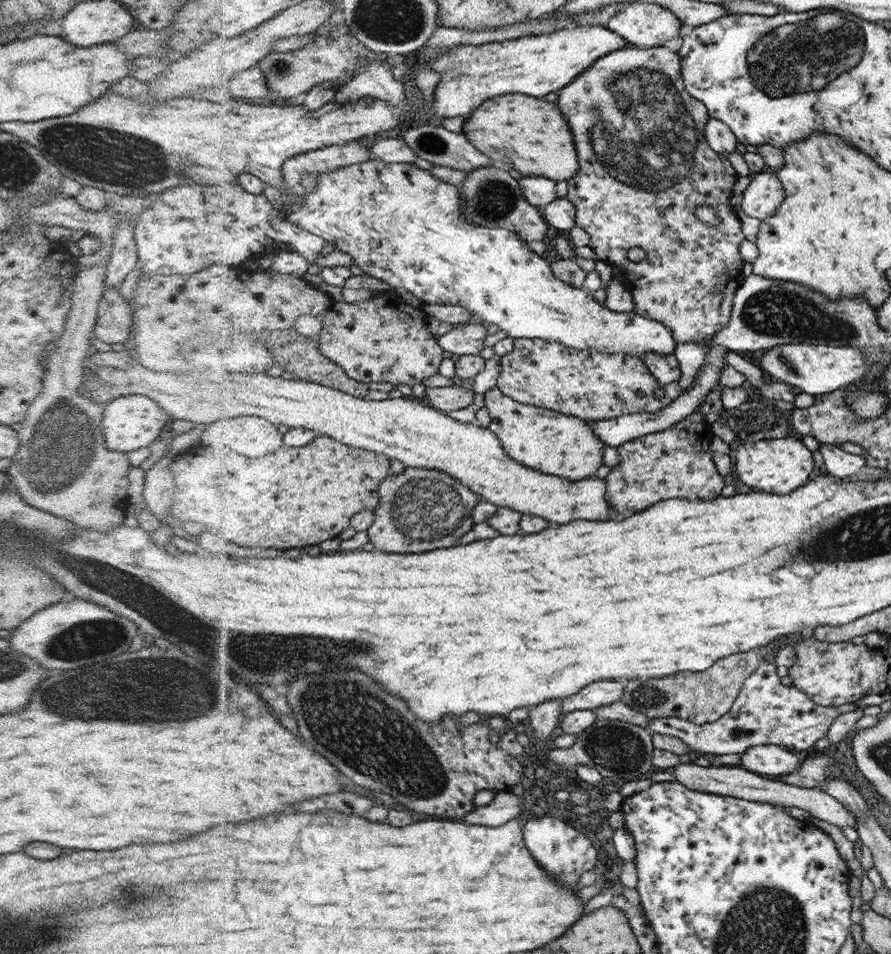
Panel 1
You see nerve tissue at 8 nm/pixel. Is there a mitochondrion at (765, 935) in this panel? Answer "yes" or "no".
yes

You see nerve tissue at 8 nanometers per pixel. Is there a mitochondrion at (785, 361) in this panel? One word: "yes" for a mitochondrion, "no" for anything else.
yes

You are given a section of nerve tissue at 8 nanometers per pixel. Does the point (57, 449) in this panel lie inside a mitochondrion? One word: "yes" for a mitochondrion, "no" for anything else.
yes

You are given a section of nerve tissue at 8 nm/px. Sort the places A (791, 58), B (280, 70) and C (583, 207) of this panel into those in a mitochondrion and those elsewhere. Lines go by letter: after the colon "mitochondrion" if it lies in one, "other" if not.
A: mitochondrion
B: mitochondrion
C: other

